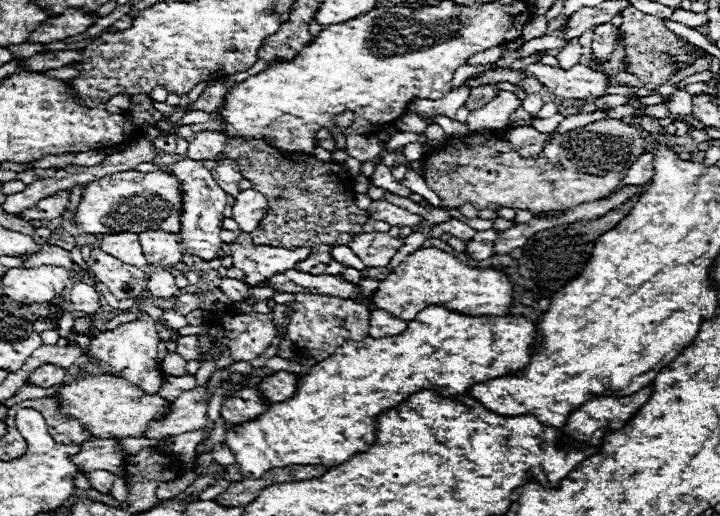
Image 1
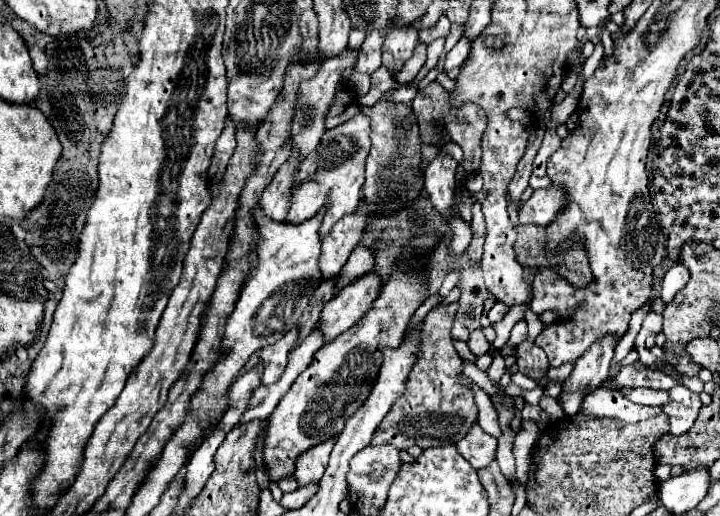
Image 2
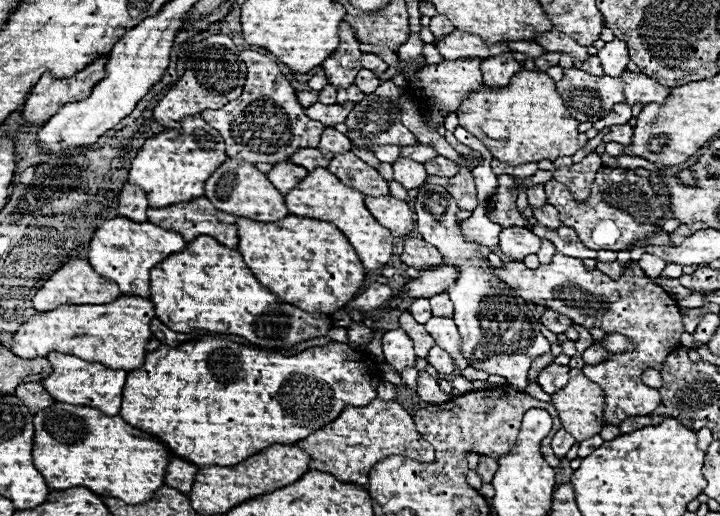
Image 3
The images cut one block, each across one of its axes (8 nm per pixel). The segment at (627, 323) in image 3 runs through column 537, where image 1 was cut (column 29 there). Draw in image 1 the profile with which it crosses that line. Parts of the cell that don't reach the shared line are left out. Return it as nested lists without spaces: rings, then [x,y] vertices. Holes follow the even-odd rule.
[[[60,266],[12,268],[2,276],[2,290],[14,302],[38,304],[60,296],[72,276]]]

